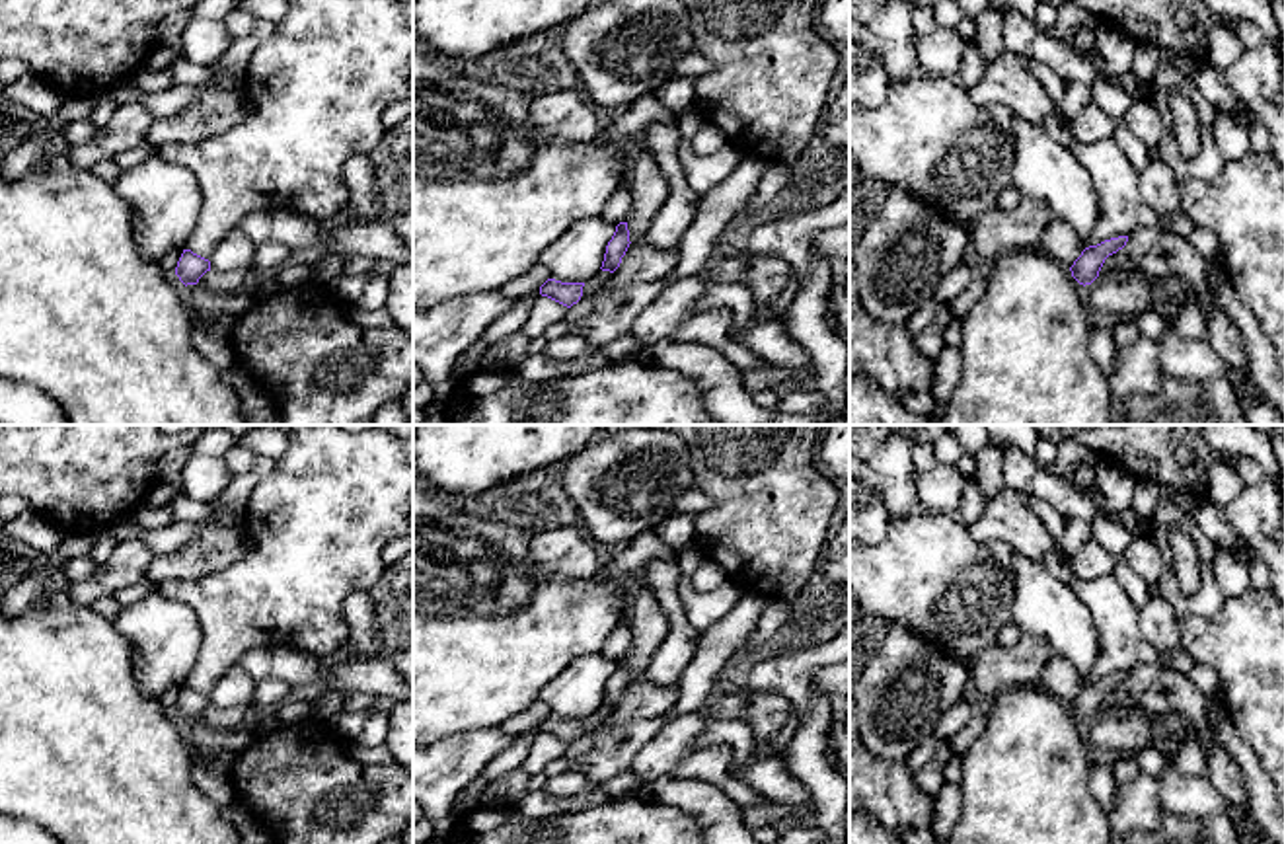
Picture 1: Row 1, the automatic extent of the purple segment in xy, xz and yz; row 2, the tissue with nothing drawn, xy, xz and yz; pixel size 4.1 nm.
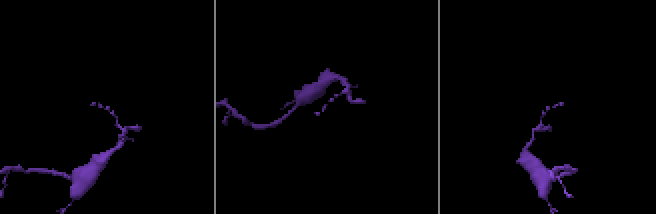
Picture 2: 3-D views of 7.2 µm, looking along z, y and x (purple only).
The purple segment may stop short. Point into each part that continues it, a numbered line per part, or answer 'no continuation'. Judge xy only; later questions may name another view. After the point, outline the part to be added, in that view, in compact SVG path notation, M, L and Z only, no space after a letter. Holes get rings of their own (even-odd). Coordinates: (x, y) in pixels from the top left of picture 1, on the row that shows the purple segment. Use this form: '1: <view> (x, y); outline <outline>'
no continuation

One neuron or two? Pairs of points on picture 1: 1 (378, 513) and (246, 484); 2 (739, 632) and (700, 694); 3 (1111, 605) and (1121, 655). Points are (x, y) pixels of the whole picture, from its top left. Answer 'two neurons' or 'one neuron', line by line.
1: two neurons
2: one neuron
3: one neuron

